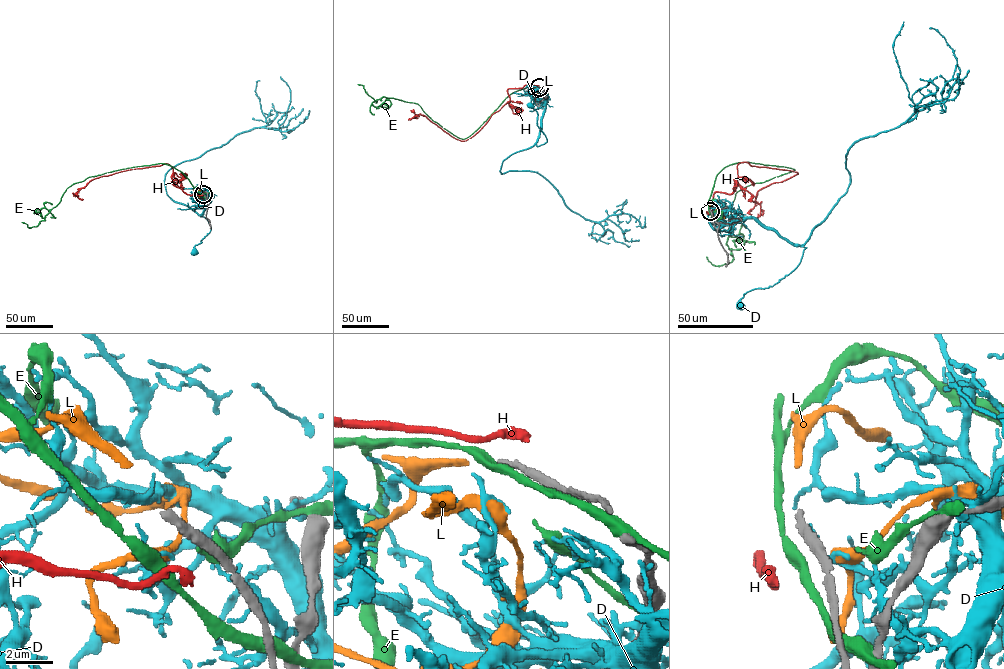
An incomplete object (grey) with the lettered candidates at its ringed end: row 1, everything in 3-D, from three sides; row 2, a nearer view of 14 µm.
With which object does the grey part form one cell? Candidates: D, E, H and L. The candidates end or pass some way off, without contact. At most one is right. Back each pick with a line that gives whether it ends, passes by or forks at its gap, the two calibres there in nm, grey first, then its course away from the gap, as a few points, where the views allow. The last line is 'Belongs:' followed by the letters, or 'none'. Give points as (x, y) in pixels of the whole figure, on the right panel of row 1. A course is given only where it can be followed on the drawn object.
L: It passes by. Thickness 360 nm (grey) against 480 nm. Its course: (712, 212), (723, 208), (711, 203), (709, 206)
Belongs: L

